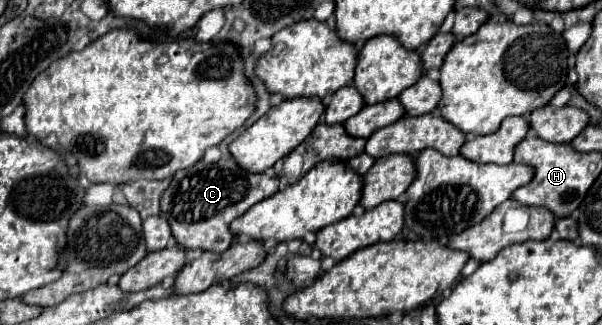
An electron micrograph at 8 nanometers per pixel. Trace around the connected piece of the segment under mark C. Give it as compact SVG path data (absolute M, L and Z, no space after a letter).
M225 147L221 159L227 161L217 161L211 165L199 161L193 167L177 171L161 197L161 215L167 219L171 235L183 249L203 249L223 253L233 239L233 235L229 233L229 223L239 215L243 215L255 203L279 191L281 181L277 177L263 177L265 173L255 175L243 171L225 151Z

